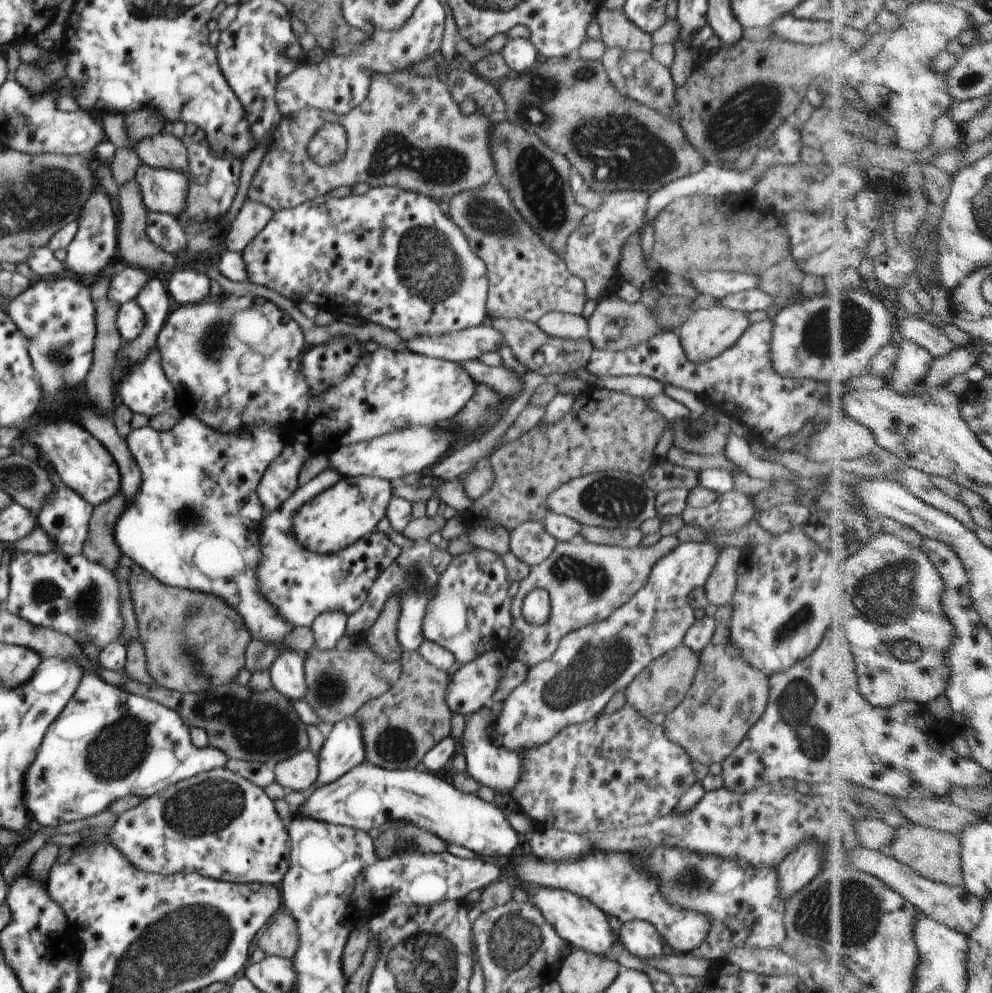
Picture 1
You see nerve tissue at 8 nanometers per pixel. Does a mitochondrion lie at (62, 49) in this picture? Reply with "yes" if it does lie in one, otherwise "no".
no

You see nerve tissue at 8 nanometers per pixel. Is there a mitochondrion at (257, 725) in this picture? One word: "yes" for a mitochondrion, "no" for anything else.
yes

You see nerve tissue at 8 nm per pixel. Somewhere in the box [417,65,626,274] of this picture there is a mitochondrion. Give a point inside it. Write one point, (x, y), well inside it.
(546, 205)

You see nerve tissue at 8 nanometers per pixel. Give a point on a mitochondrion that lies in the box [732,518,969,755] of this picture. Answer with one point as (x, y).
(887, 594)

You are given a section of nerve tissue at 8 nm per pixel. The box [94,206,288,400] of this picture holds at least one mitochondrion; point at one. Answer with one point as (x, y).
(218, 331)

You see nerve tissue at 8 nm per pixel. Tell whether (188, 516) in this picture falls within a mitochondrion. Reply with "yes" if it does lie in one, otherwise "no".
yes

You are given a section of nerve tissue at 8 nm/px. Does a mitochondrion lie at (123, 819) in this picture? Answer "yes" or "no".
no

